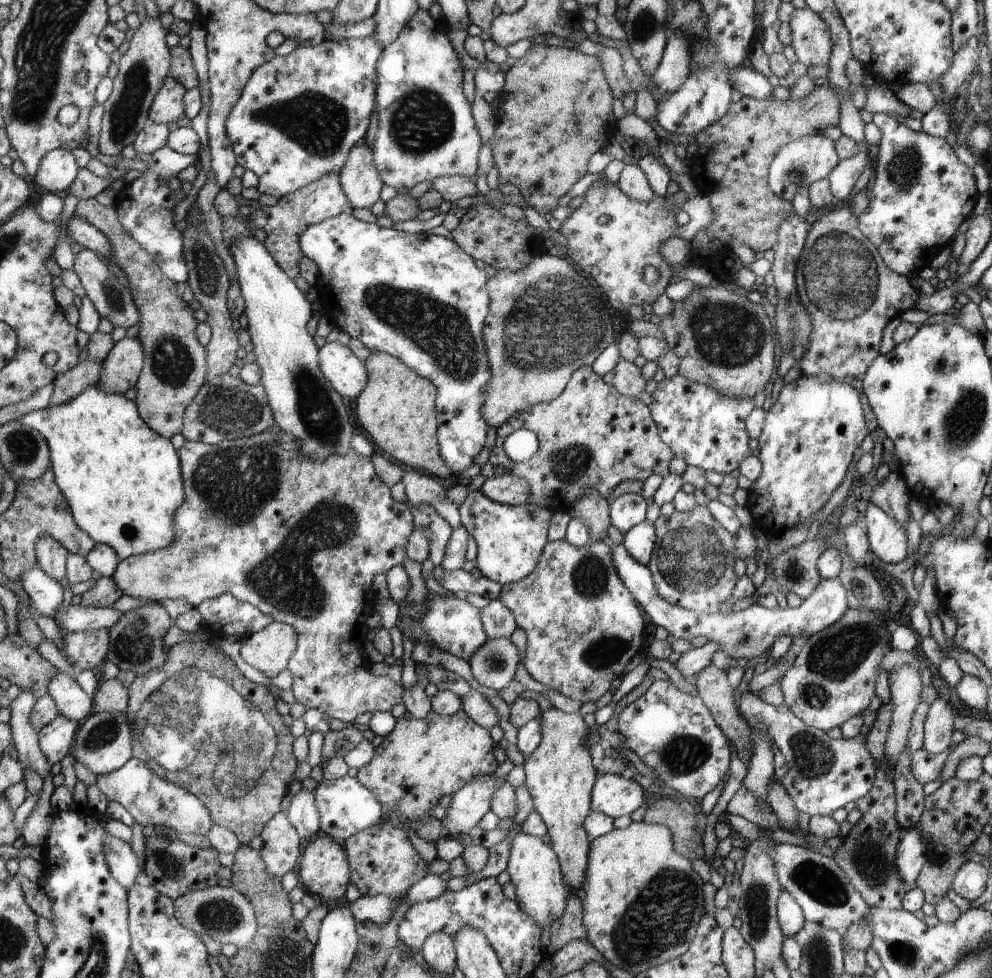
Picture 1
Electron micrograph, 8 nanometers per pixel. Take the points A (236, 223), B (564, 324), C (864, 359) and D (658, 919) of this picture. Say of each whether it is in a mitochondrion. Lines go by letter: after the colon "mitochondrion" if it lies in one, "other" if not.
A: other
B: mitochondrion
C: other
D: mitochondrion

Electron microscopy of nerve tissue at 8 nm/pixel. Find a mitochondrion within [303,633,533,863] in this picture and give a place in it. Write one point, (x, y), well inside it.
(496, 663)

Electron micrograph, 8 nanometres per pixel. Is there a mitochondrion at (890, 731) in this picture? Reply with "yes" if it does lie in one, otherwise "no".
no

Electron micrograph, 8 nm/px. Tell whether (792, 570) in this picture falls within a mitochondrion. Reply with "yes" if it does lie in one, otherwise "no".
yes

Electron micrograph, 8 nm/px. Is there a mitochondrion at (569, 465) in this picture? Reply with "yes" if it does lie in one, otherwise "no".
yes

